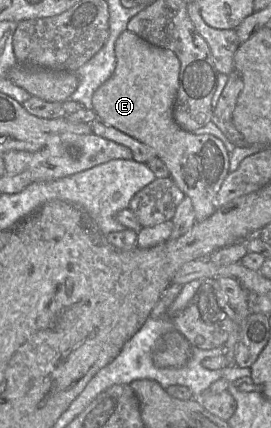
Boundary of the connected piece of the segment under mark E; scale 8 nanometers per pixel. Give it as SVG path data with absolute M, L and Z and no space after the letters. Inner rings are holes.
M128 30L117 38L115 56L113 75L92 95L97 118L151 147L156 157L165 163L170 178L191 199L196 221L206 220L218 208L216 197L230 172L230 153L217 137L196 135L175 122L173 108L180 71L178 57L174 52L151 45Z

